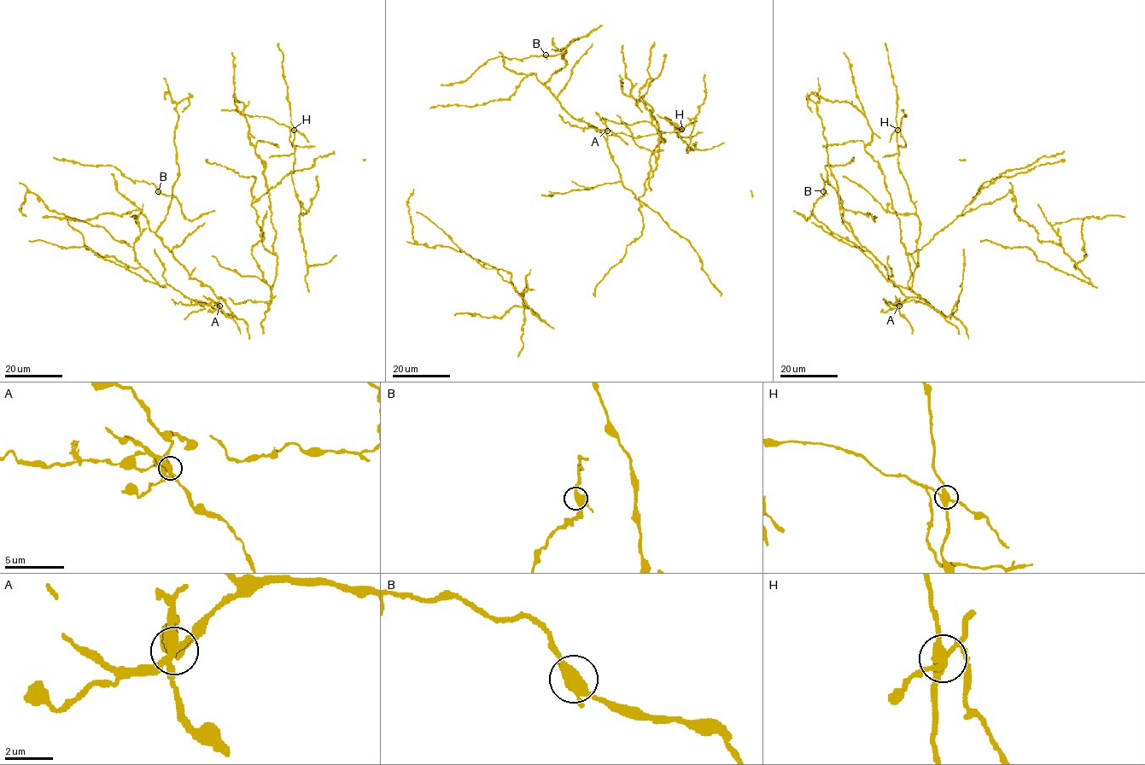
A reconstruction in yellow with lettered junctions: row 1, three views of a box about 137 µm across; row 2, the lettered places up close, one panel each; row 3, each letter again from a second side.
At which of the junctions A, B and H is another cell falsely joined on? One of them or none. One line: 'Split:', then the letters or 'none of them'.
Split: H

